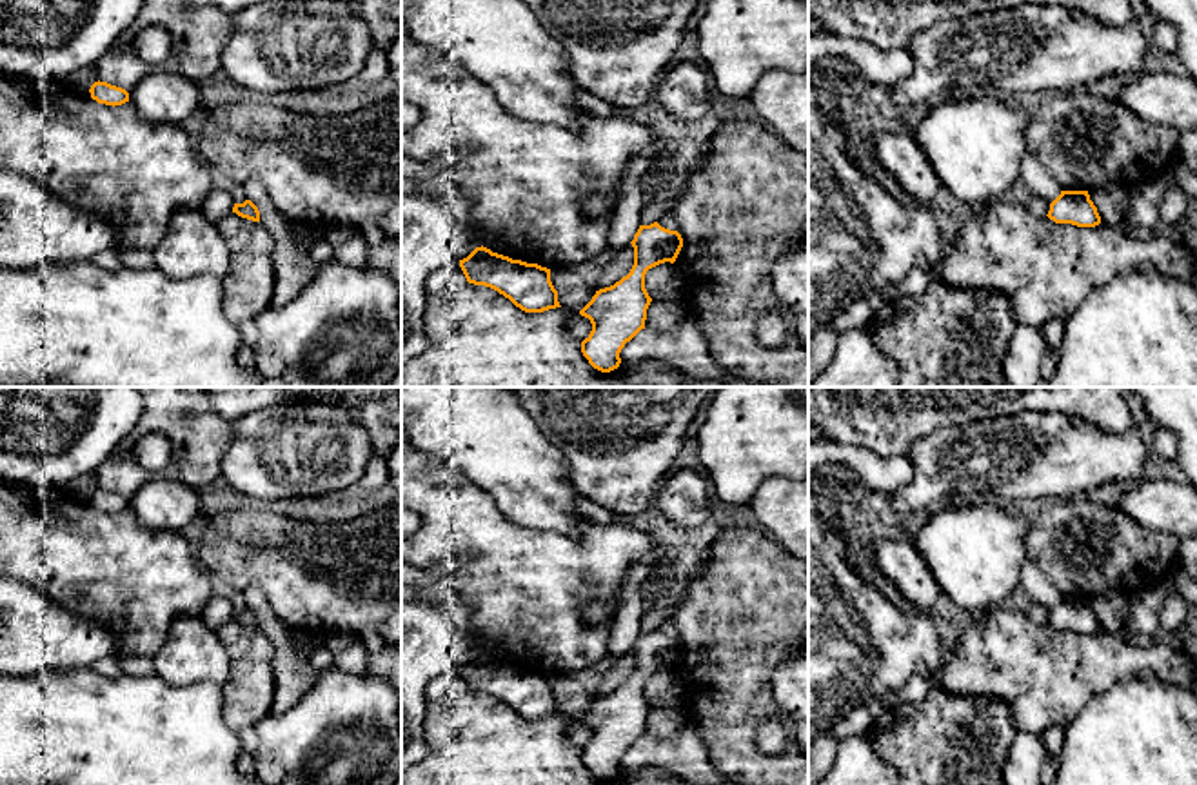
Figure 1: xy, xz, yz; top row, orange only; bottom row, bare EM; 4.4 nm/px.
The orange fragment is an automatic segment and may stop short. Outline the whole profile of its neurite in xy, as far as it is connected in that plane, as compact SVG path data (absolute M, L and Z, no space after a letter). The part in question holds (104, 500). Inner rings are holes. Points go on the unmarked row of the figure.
M94 489L89 496L91 505L105 512L122 512L129 509L129 500L122 494L111 492L107 489Z

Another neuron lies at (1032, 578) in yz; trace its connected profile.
M1030 560L1021 567L1019 585L1028 592L1034 603L1044 605L1048 611L1052 611L1063 598L1044 572Z

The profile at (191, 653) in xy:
M202 616L174 618L153 661L156 676L176 687L200 681L223 687L231 674L231 660L218 631L209 629Z

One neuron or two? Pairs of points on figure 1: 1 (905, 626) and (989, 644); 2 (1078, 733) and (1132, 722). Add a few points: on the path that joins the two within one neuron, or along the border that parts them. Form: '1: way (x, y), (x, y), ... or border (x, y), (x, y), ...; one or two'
1: border (950, 651), (950, 656), (934, 678); two
2: way (1090, 733), (1119, 733); one

